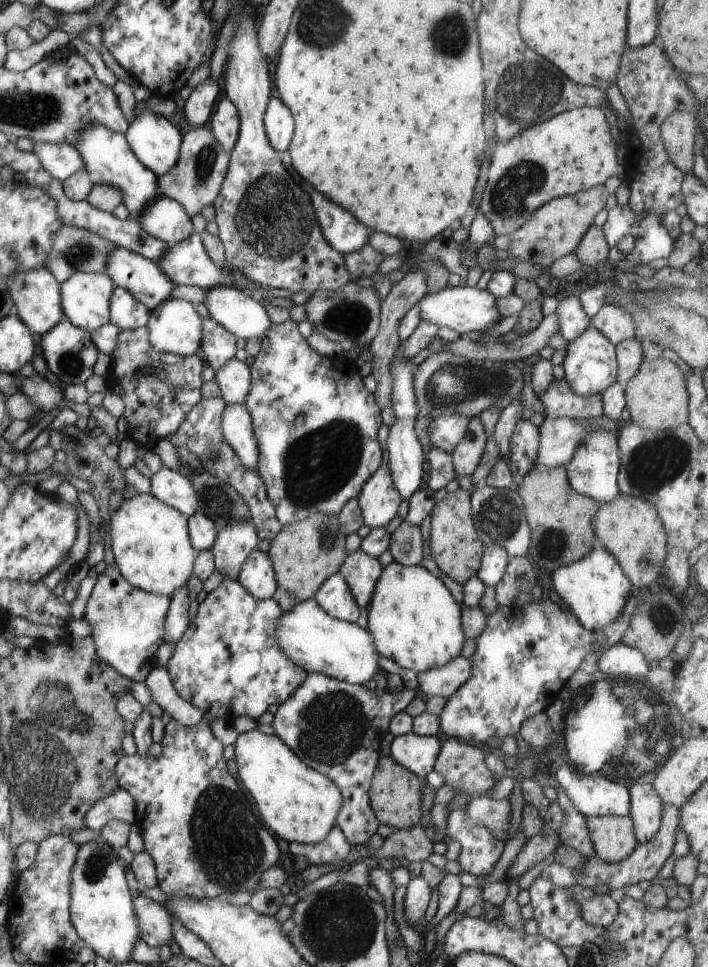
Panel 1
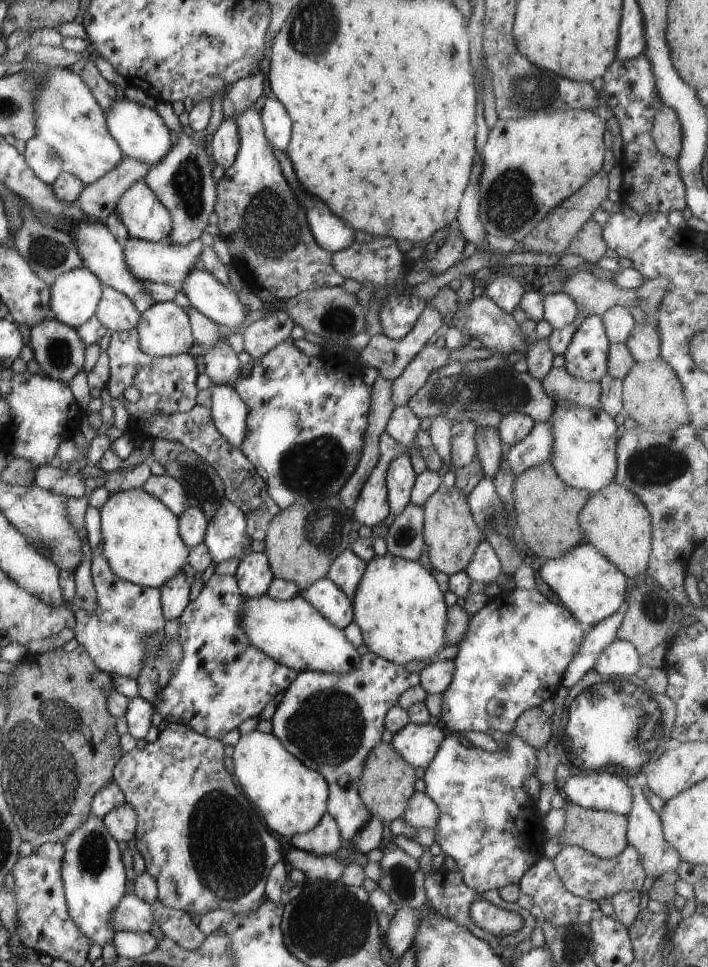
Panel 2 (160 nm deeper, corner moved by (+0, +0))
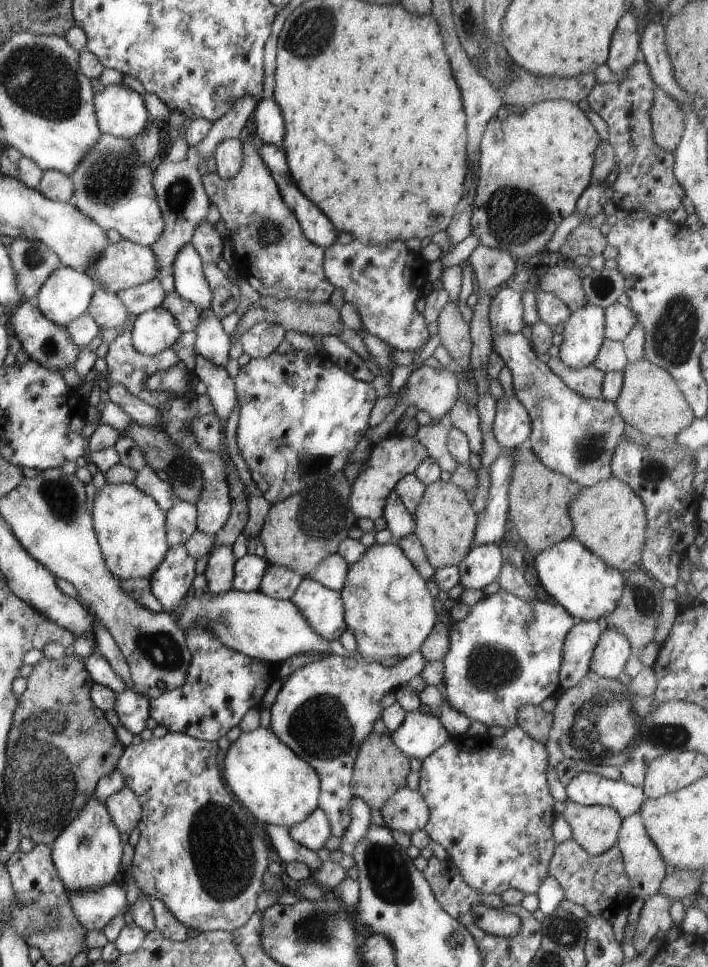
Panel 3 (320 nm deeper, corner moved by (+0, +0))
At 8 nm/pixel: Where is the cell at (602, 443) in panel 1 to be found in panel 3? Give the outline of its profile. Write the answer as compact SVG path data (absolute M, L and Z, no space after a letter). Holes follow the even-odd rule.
M503 331L501 335L492 337L491 344L493 350L504 360L505 366L508 366L508 370L512 373L512 386L514 390L514 396L522 403L522 406L525 406L525 409L528 411L528 414L531 418L531 433L528 438L526 446L534 451L534 454L540 459L540 462L543 462L549 469L563 474L565 477L571 478L574 482L577 482L582 488L591 487L593 484L598 484L600 481L605 481L607 478L612 476L611 474L611 458L614 454L615 448L618 446L618 443L624 440L624 426L626 426L625 420L620 416L618 412L615 401L609 401L604 398L602 399L591 399L582 396L581 394L575 393L573 390L570 390L562 379L559 376L554 374L554 371L550 370L550 367L547 365L546 361L538 354L536 354L533 349L532 342L520 333L510 333L508 331Z

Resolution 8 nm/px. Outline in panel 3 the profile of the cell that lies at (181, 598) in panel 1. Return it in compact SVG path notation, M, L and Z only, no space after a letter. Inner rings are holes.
M184 545L169 546L164 560L149 576L150 590L168 613L188 594L196 578L196 560Z

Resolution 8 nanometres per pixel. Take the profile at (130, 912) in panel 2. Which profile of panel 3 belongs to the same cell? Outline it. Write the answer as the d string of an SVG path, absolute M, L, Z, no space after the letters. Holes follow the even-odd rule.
M116 882L99 889L77 890L73 893L67 890L65 893L74 916L86 932L101 930L120 912L125 912L125 915L130 911L126 894Z

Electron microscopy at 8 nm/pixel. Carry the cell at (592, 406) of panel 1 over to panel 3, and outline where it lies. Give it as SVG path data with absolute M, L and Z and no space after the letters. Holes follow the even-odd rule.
M551 356L546 360L546 363L570 390L586 398L603 398L602 385L605 373L598 370L593 364L583 366L582 369L573 369L566 366L560 357Z

